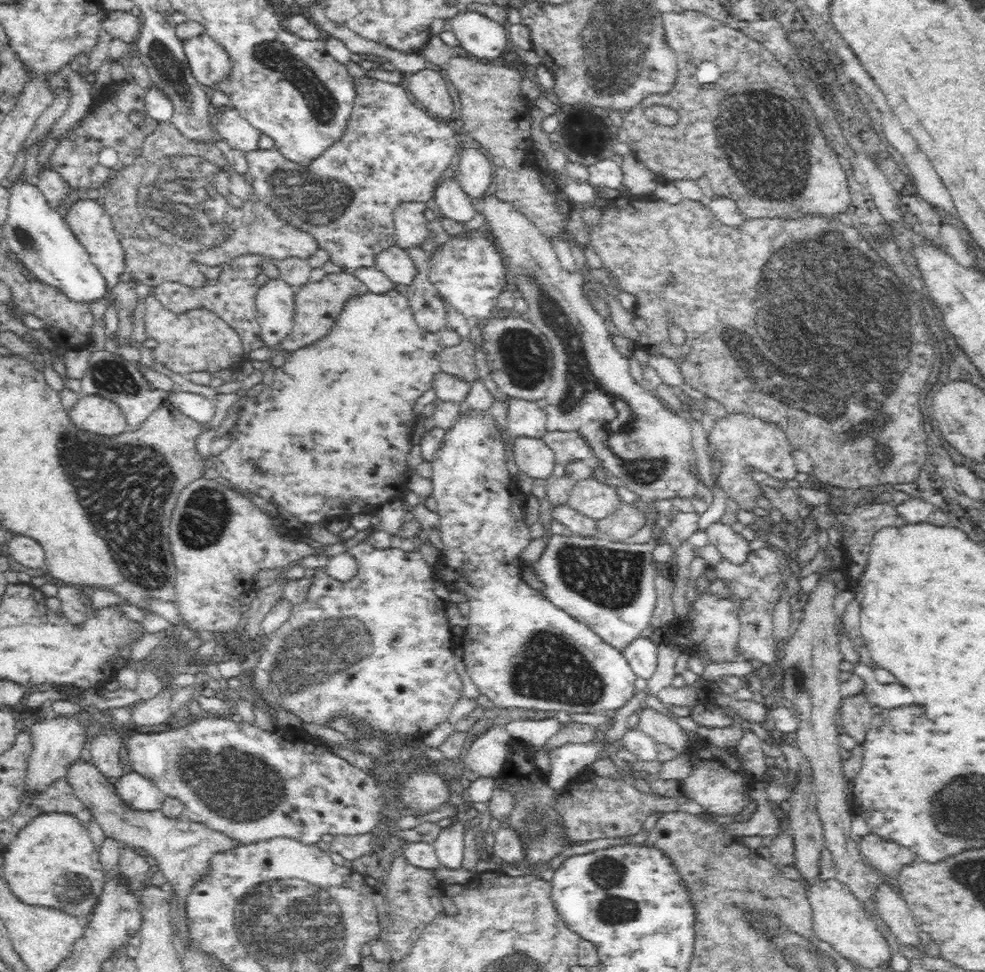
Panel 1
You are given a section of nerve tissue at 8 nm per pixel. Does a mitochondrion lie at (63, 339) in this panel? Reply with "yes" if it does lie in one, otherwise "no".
no

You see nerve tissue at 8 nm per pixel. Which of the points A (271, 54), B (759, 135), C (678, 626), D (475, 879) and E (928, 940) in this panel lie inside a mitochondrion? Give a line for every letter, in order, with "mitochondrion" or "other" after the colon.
A: mitochondrion
B: mitochondrion
C: other
D: other
E: other

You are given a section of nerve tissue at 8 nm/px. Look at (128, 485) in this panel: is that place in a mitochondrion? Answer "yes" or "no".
yes

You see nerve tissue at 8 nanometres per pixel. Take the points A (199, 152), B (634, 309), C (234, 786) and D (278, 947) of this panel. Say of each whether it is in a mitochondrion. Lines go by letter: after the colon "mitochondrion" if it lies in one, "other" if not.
A: mitochondrion
B: other
C: mitochondrion
D: mitochondrion

